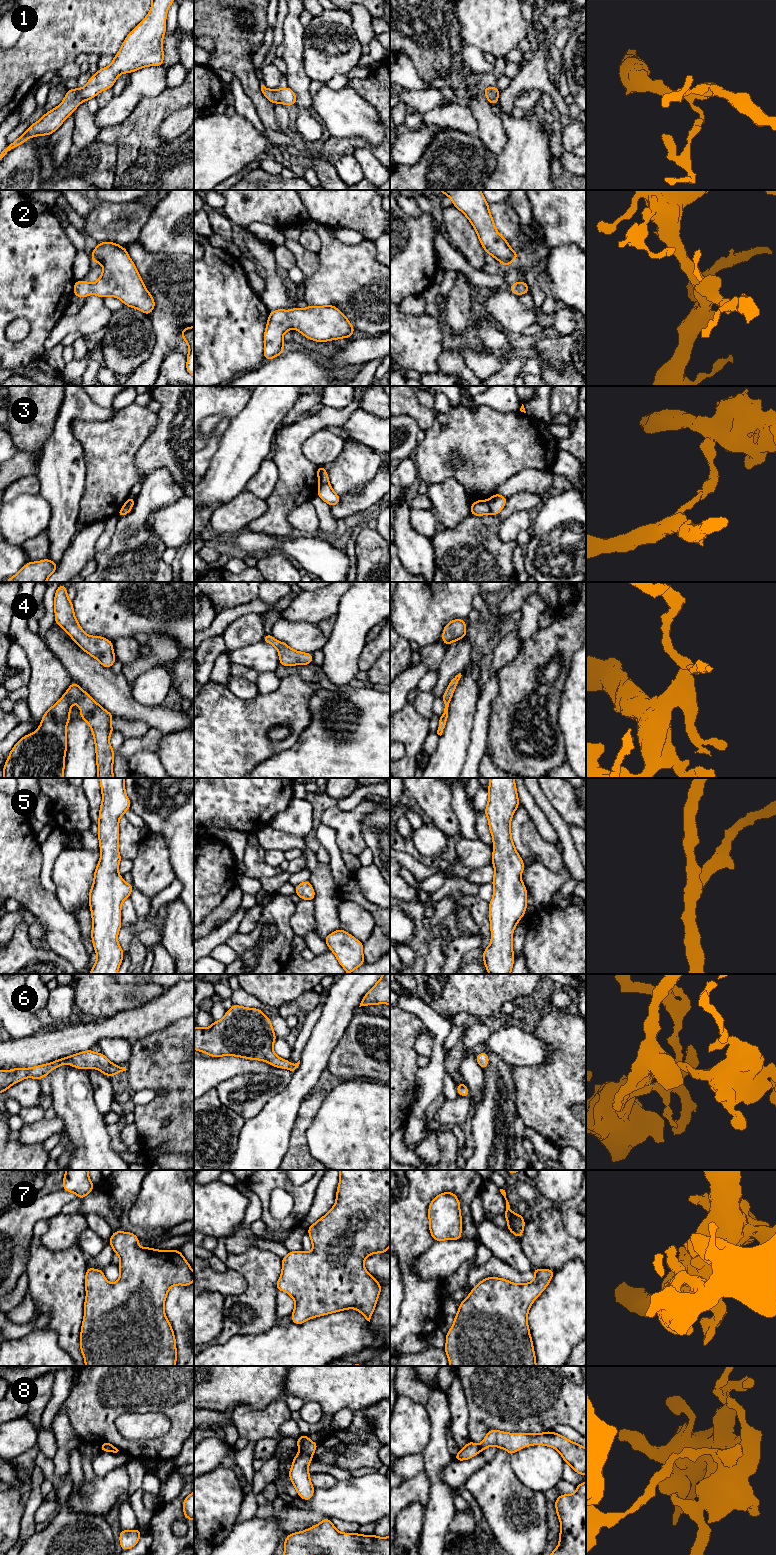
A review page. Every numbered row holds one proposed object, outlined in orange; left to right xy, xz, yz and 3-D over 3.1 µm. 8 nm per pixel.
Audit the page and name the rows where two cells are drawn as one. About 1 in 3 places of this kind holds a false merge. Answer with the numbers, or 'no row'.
3, 8

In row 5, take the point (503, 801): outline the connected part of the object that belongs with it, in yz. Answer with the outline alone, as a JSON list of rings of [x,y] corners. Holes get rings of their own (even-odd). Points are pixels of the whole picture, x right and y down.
[[[489,778],[488,791],[489,799],[484,813],[493,838],[492,865],[495,874],[492,880],[493,898],[489,903],[491,943],[485,948],[482,960],[489,974],[510,974],[515,959],[512,944],[513,931],[525,915],[528,893],[521,879],[525,865],[513,844],[510,831],[512,816],[520,802],[514,778]]]

